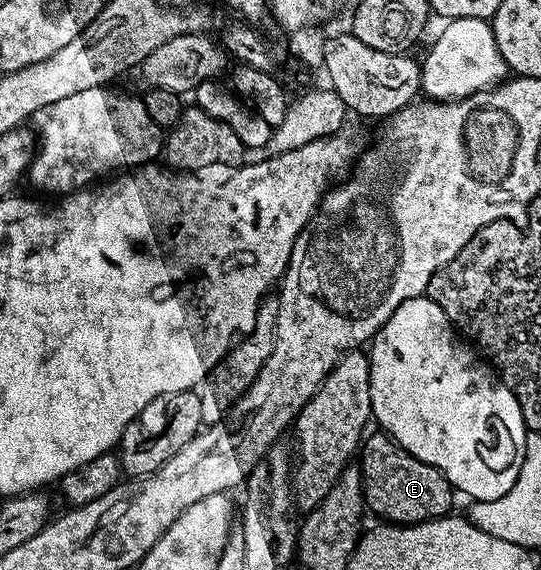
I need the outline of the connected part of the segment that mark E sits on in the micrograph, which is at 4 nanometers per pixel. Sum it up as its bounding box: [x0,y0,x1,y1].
[360,433,456,525]

